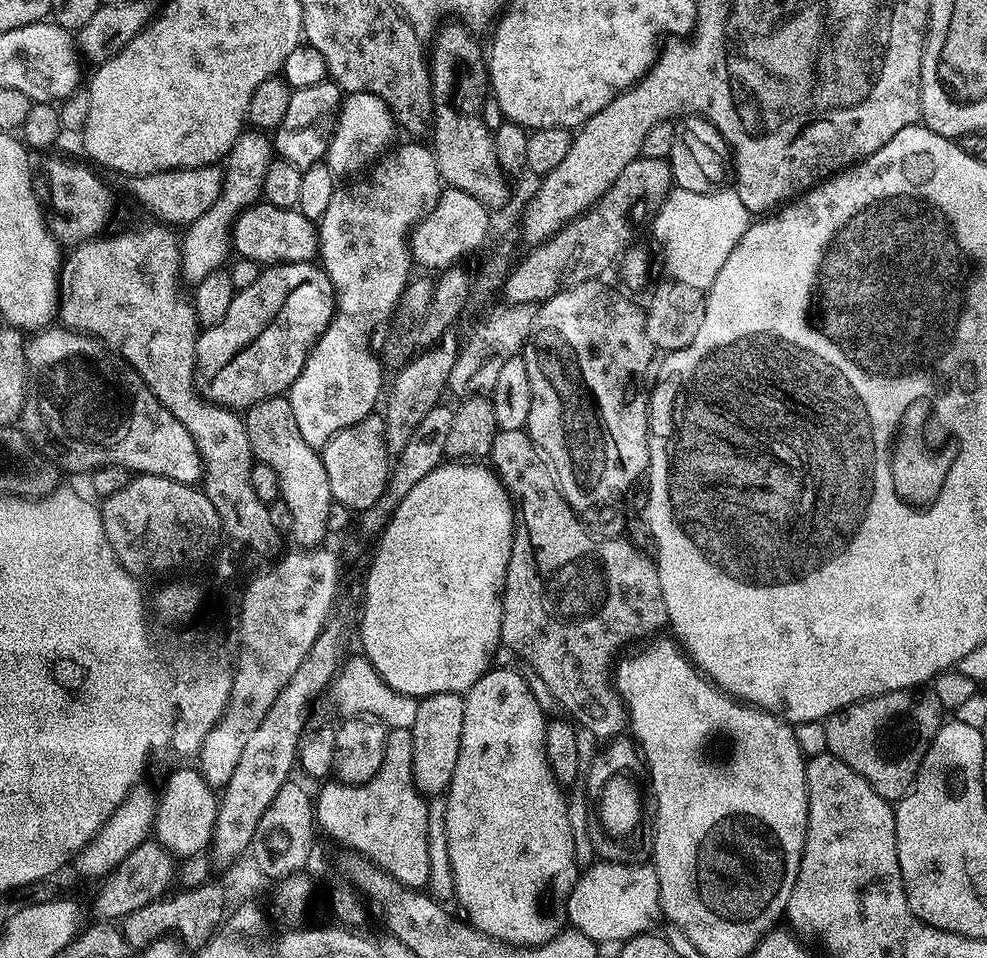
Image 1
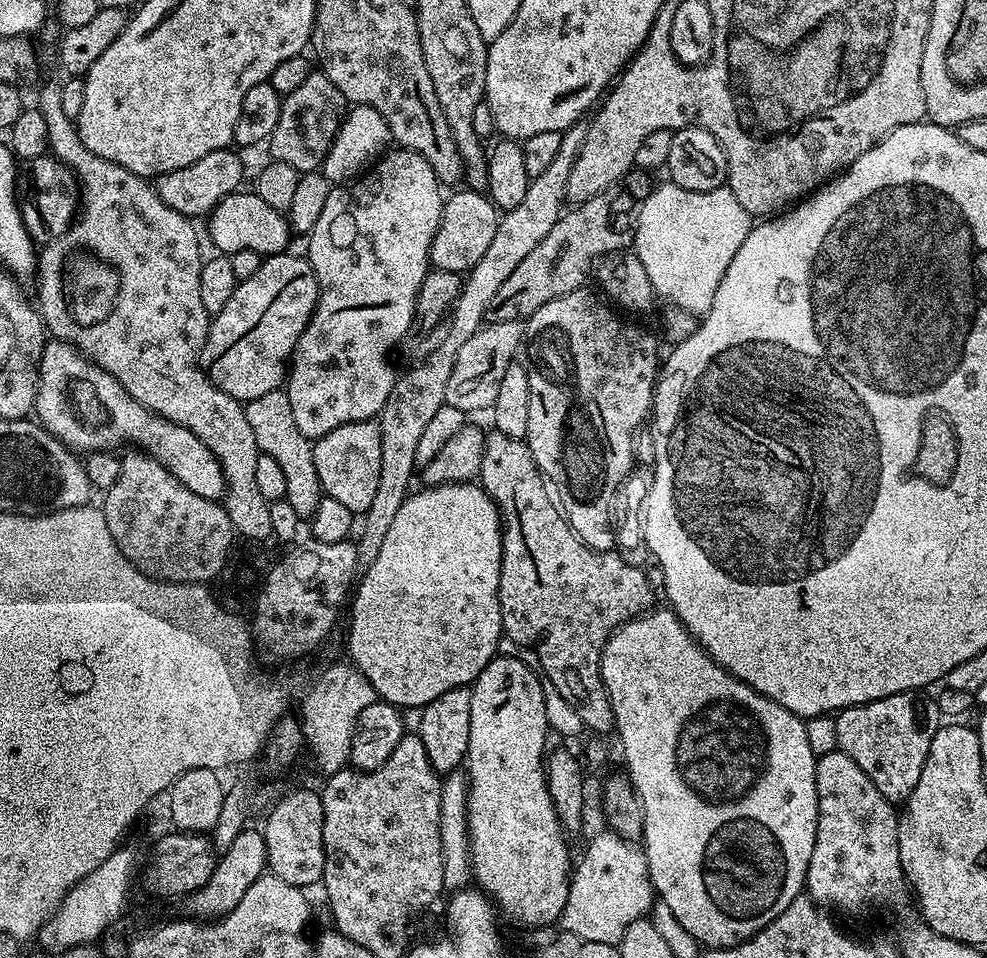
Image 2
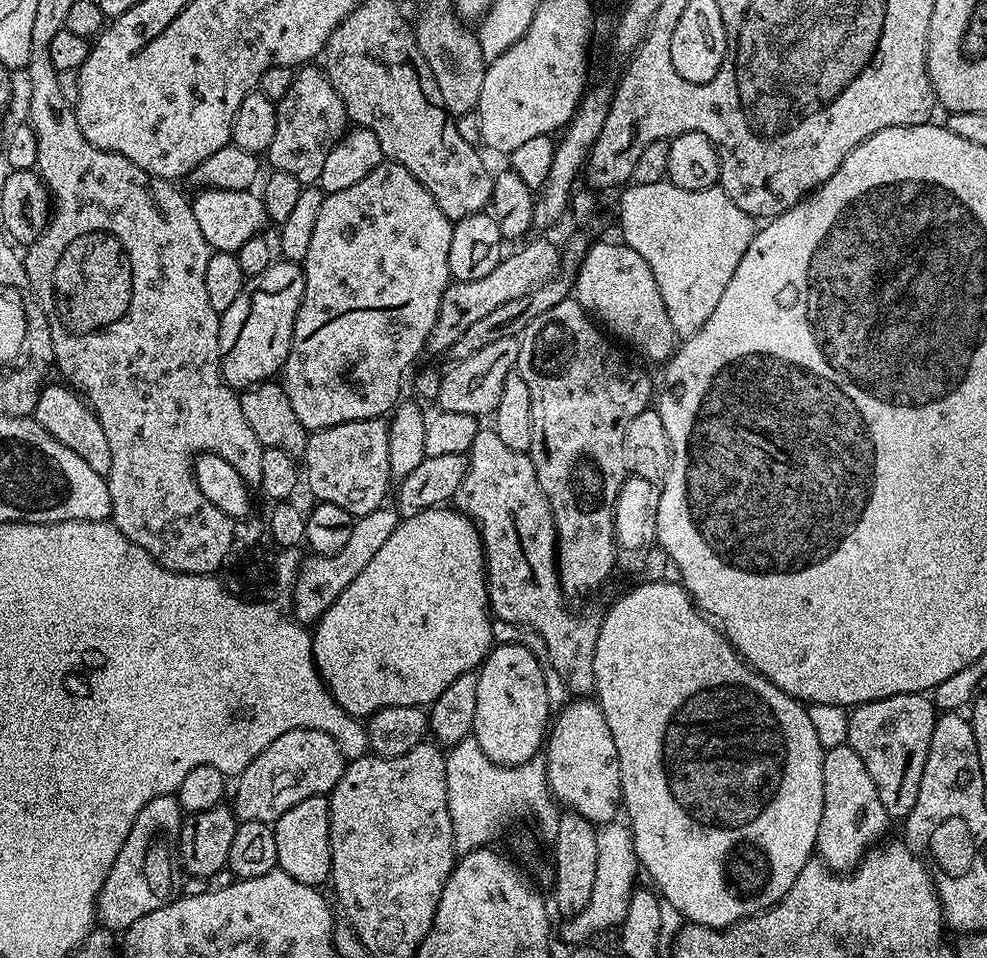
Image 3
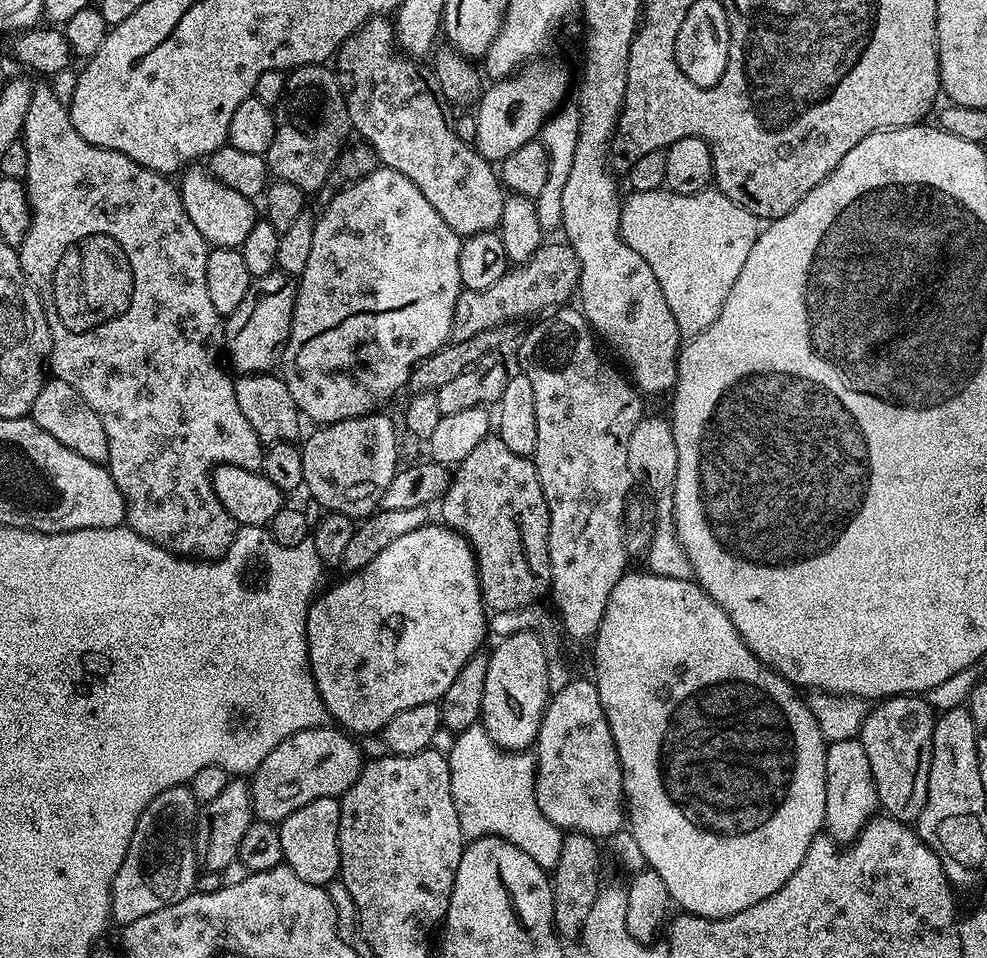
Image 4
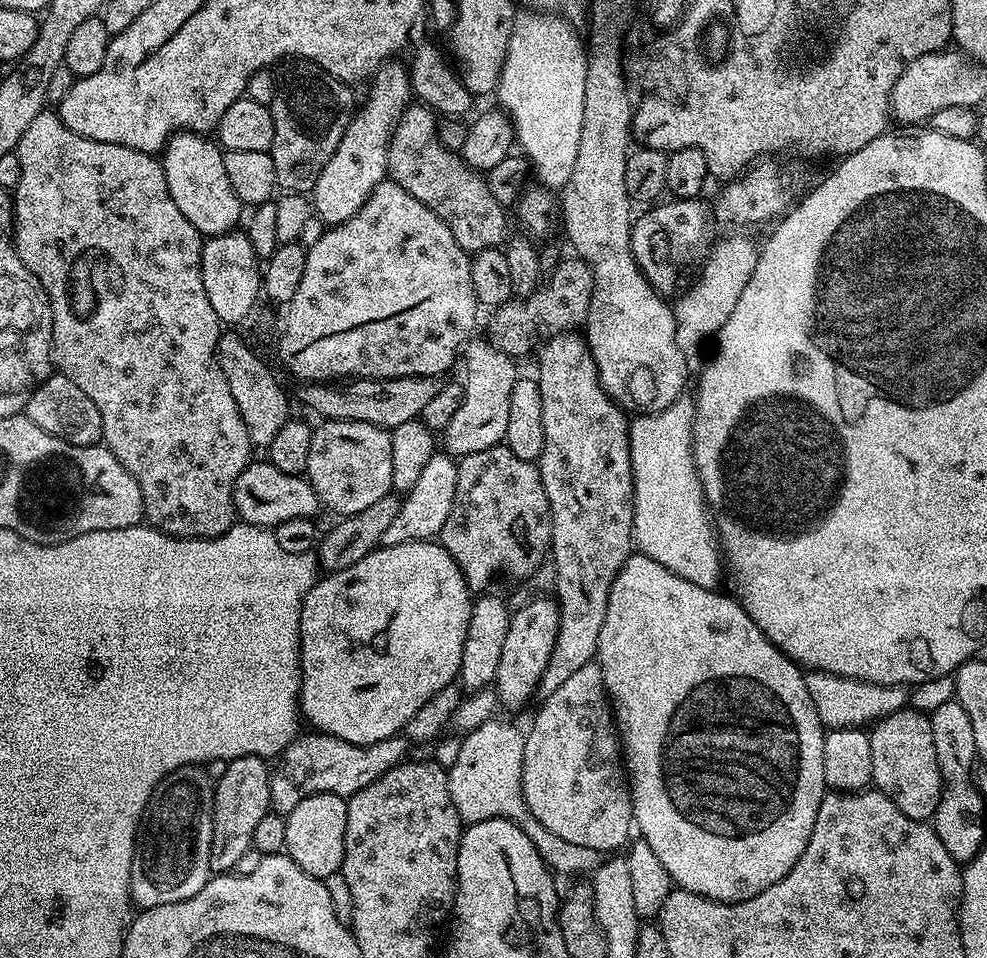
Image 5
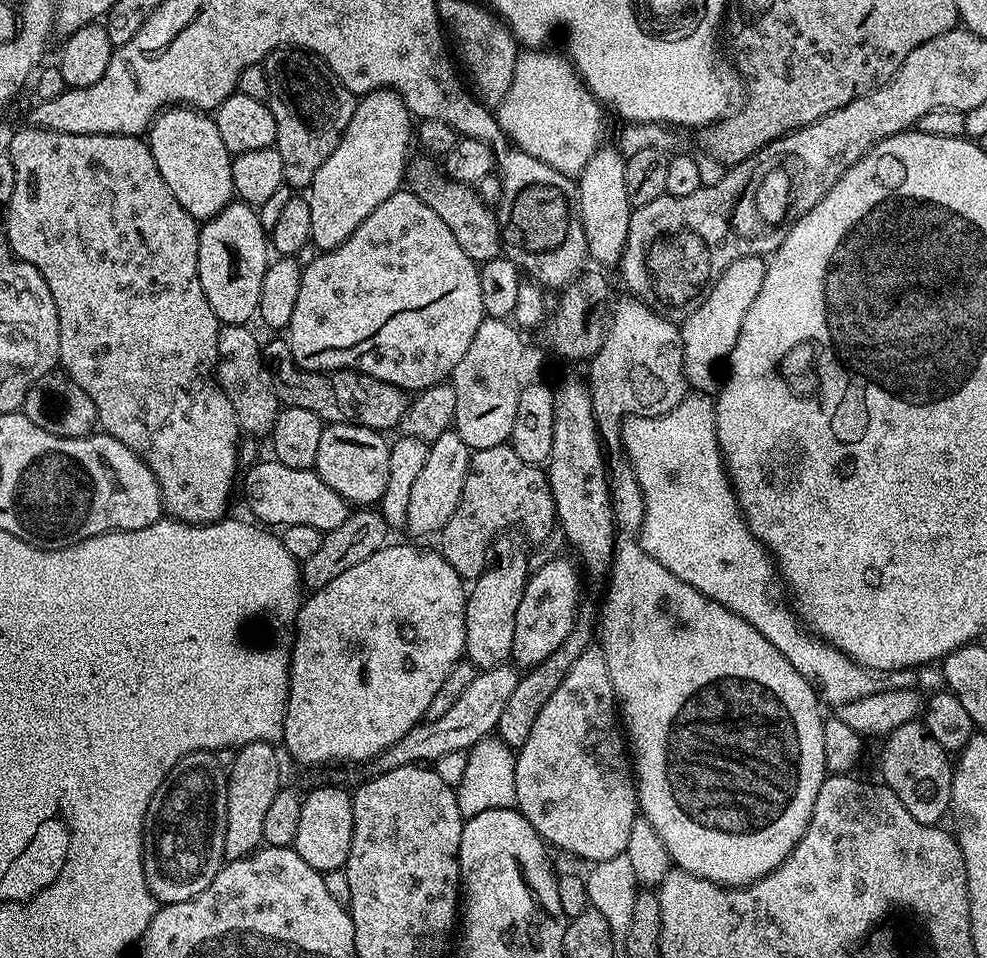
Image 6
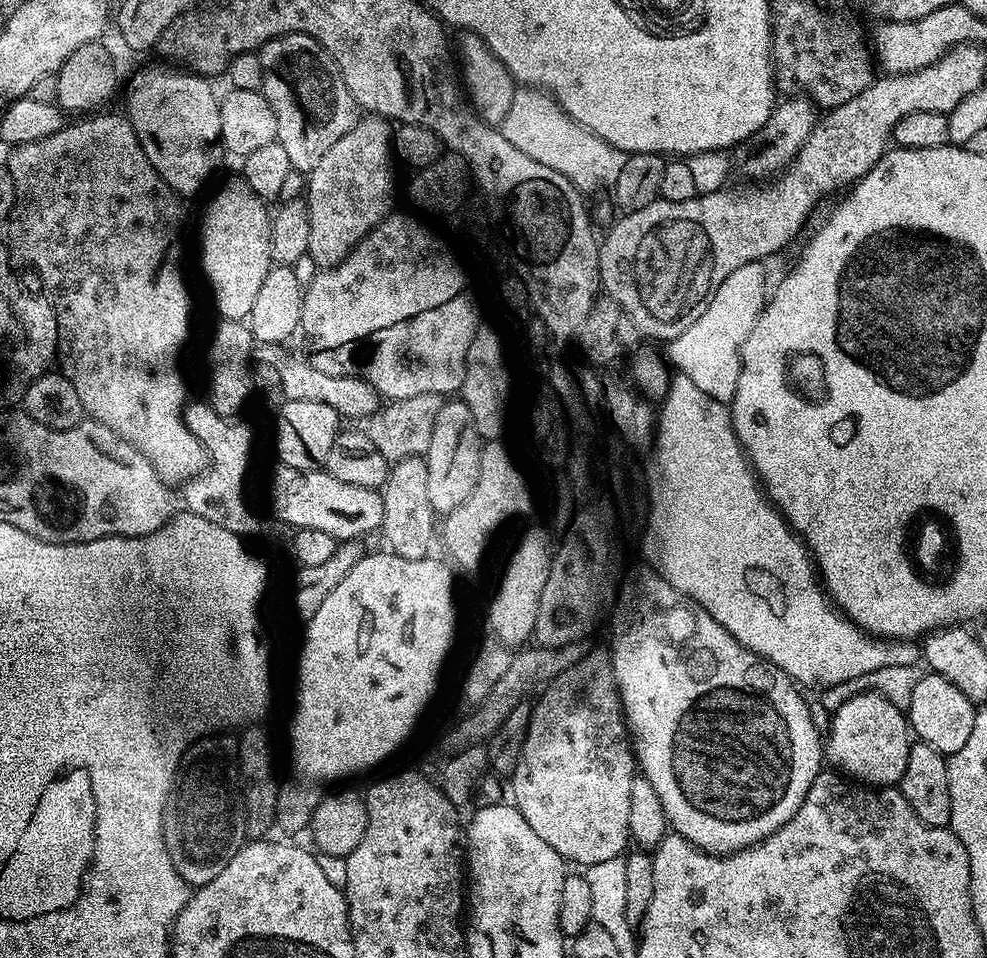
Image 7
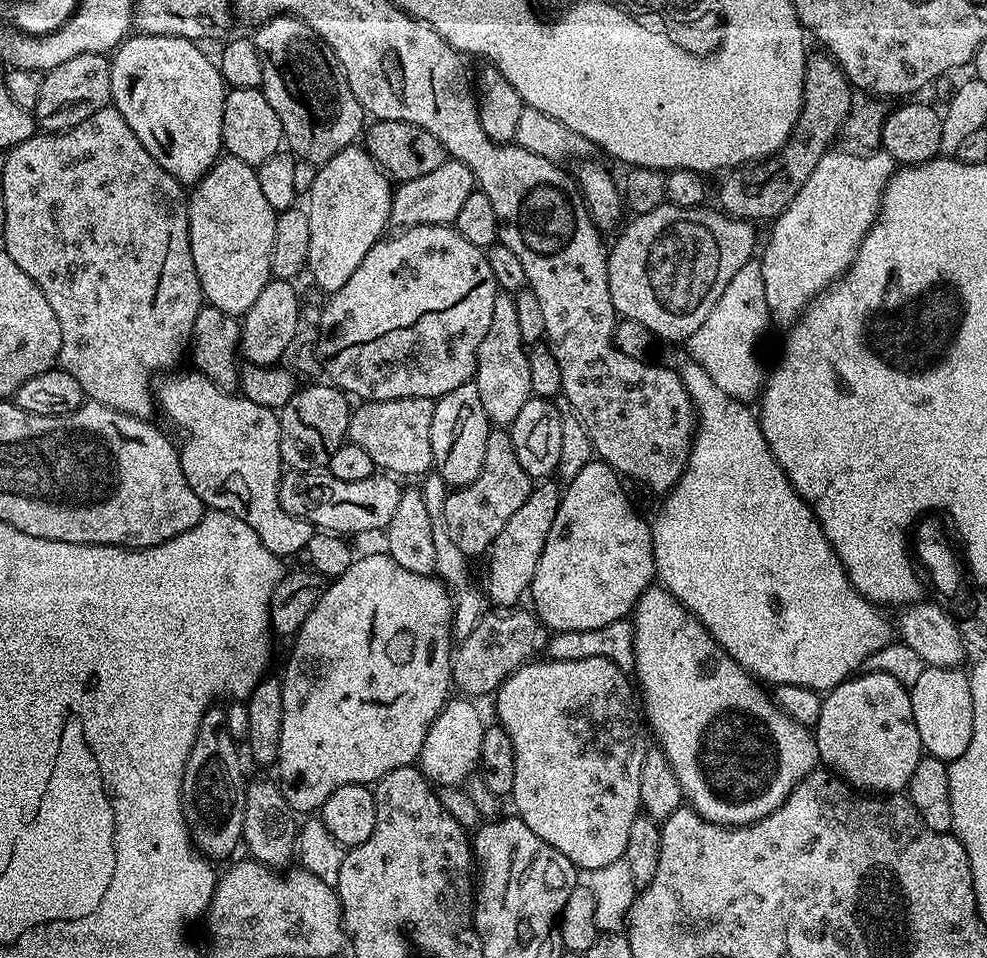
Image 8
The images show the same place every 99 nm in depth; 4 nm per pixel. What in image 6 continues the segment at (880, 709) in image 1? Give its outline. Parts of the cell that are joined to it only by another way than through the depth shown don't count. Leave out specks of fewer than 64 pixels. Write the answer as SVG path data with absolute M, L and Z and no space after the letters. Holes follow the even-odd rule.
M910 720L889 732L883 742L884 749L880 752L883 783L898 794L898 802L902 802L902 806L906 806L906 810L910 810L918 822L939 825L940 819L949 815L952 806L954 764L949 753L929 734L923 723L916 720Z

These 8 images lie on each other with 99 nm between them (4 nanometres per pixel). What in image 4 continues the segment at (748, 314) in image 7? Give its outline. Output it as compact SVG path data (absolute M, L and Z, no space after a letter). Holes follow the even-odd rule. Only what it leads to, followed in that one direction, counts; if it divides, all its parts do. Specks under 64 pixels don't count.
M712 186L698 194L629 191L620 205L620 237L654 270L684 338L702 334L722 314L722 306L761 231L758 217Z

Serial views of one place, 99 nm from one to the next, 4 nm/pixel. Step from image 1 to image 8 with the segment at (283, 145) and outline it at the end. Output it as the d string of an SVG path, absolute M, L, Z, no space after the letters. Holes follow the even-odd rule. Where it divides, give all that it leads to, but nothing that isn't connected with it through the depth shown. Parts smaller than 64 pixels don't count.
M272 16L257 28L260 29L254 33L254 39L262 61L260 88L266 102L274 106L278 122L282 122L292 155L319 166L342 149L355 145L365 127L366 113L358 98L354 98L334 50L297 16Z

